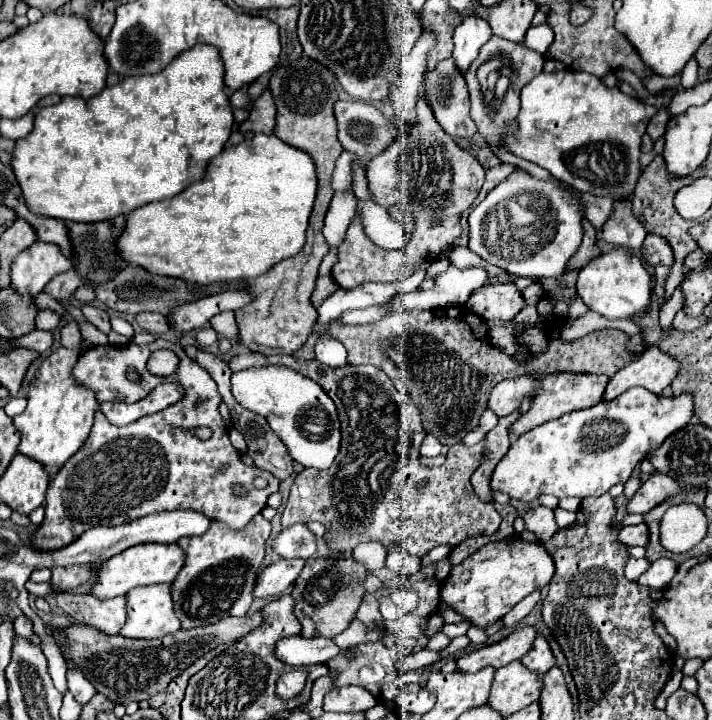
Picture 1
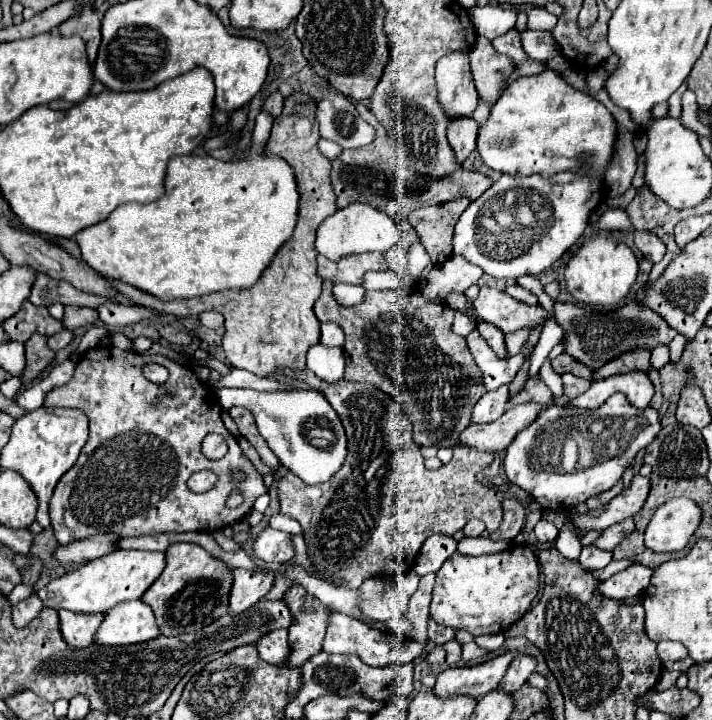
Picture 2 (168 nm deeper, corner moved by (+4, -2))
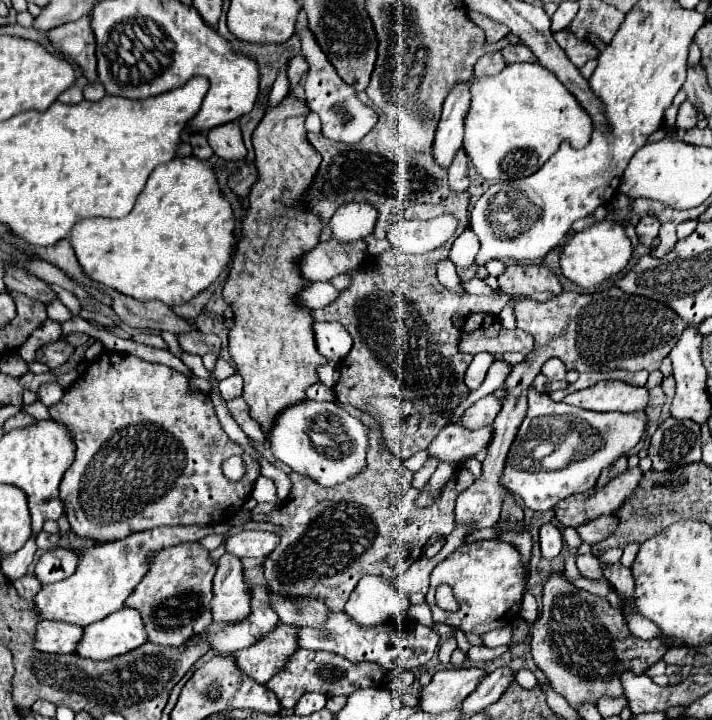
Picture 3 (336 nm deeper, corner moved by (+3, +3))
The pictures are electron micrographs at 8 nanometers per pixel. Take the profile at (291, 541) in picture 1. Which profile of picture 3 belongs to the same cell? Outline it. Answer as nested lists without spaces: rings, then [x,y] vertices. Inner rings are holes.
[[[241,529],[225,539],[227,551],[237,557],[267,557],[279,545],[279,535],[271,531]]]

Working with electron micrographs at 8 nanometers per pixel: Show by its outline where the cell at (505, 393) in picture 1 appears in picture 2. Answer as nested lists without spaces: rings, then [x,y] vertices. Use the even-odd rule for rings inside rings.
[[[500,386],[494,392],[486,392],[474,406],[470,424],[488,424],[488,422],[498,420],[504,414],[504,406],[508,398],[510,398],[508,386]]]

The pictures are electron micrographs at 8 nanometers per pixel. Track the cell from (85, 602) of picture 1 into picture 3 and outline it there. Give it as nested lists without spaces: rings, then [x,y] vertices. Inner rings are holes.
[[[43,621],[37,625],[35,649],[47,653],[73,653],[83,637],[83,627],[65,621]]]

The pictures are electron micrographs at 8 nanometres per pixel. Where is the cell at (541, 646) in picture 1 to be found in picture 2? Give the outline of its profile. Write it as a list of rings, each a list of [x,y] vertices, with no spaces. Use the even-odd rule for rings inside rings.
[[[526,654],[516,656],[516,658],[510,662],[510,666],[508,666],[504,678],[500,680],[500,686],[498,686],[498,688],[500,688],[502,692],[506,692],[506,694],[516,692],[522,684],[526,684],[526,680],[528,680],[528,676],[534,672],[534,668],[536,668],[536,660],[534,660],[532,656],[526,656]]]

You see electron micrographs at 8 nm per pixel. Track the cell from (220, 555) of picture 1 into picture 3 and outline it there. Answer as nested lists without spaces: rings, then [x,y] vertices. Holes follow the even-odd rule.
[[[195,541],[175,545],[173,549],[163,549],[155,555],[149,573],[127,597],[125,605],[139,609],[149,641],[161,645],[183,645],[185,639],[189,639],[193,633],[197,635],[205,631],[209,621],[213,621],[213,575],[215,563],[201,543]]]

